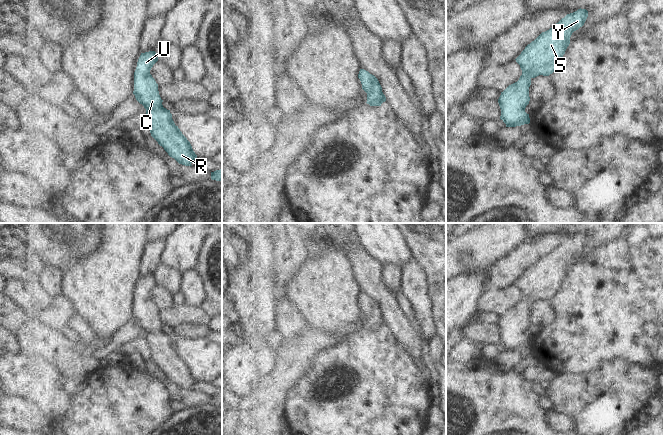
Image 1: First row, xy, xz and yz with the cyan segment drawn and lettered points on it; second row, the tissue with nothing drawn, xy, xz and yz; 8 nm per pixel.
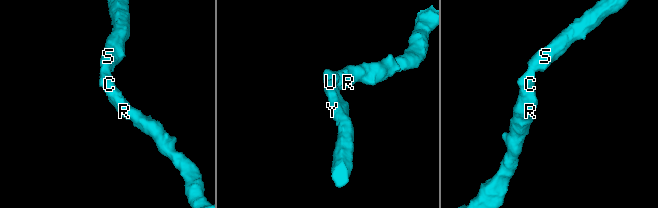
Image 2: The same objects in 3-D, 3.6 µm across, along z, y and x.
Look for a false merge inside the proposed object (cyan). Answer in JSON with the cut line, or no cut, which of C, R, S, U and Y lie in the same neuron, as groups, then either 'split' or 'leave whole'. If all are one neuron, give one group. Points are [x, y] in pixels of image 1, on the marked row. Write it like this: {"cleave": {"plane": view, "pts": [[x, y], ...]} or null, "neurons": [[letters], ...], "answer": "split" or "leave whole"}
{"cleave": null, "neurons": [["C", "R", "S", "U", "Y"]], "answer": "leave whole"}

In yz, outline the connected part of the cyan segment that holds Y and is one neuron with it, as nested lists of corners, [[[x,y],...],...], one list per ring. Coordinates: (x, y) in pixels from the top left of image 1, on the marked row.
[[[581,8],[573,13],[567,14],[552,28],[542,32],[534,41],[528,44],[515,59],[520,65],[522,75],[517,82],[509,85],[501,92],[498,99],[501,109],[500,119],[506,124],[506,127],[516,127],[530,123],[529,114],[525,112],[525,108],[530,101],[529,87],[531,85],[531,79],[539,75],[549,76],[556,70],[570,44],[572,33],[584,25],[587,17],[588,11]]]

